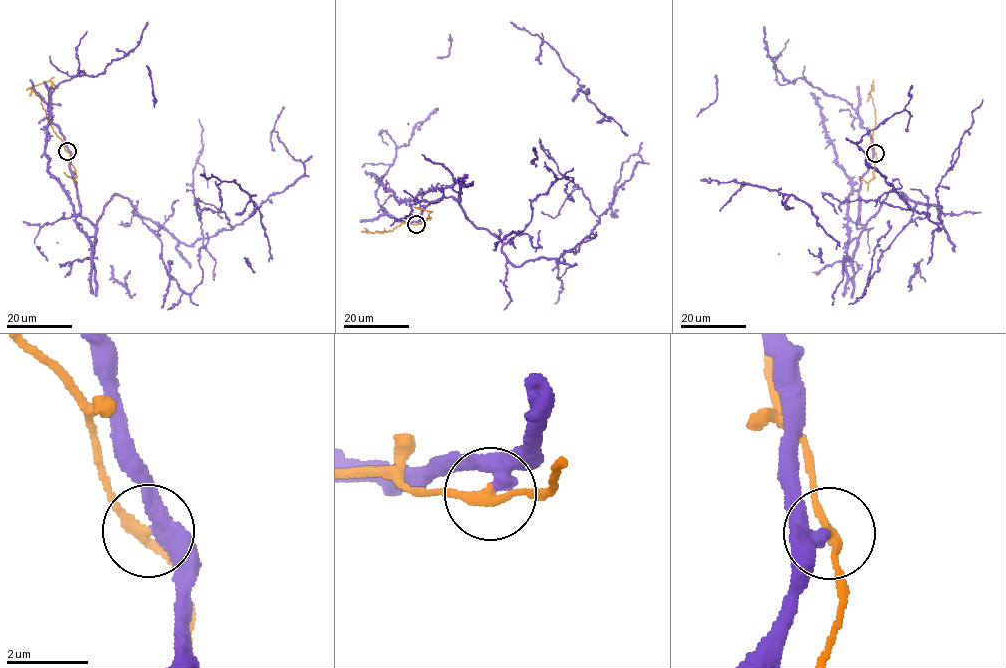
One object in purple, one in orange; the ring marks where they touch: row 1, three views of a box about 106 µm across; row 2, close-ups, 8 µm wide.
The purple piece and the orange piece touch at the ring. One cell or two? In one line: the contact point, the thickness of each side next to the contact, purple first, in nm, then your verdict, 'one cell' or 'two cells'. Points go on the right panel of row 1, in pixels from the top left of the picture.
at (875, 153); 280 nm thick on the purple side, 200 nm on the other; two cells

